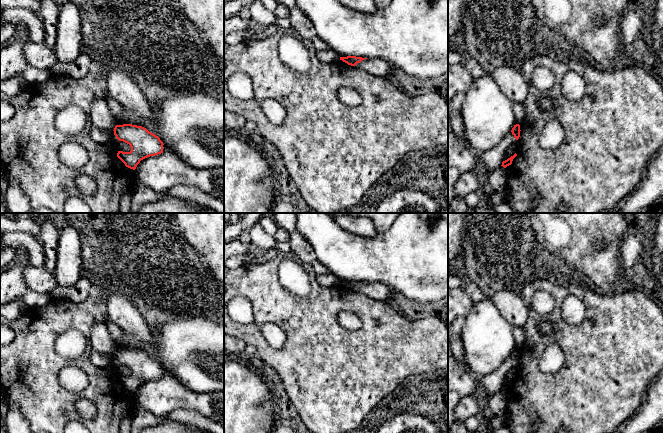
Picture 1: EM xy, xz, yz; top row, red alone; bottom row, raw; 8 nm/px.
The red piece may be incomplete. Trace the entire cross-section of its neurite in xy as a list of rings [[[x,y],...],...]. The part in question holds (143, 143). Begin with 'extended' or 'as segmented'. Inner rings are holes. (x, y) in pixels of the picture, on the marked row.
as segmented; [[[116,125],[113,131],[119,141],[131,147],[130,152],[118,151],[117,153],[117,157],[130,169],[135,170],[141,160],[163,152],[164,144],[160,138],[142,126]]]

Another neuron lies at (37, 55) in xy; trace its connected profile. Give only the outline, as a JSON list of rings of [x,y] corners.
[[[31,40],[24,45],[24,57],[28,66],[49,71],[58,60],[54,49]]]

